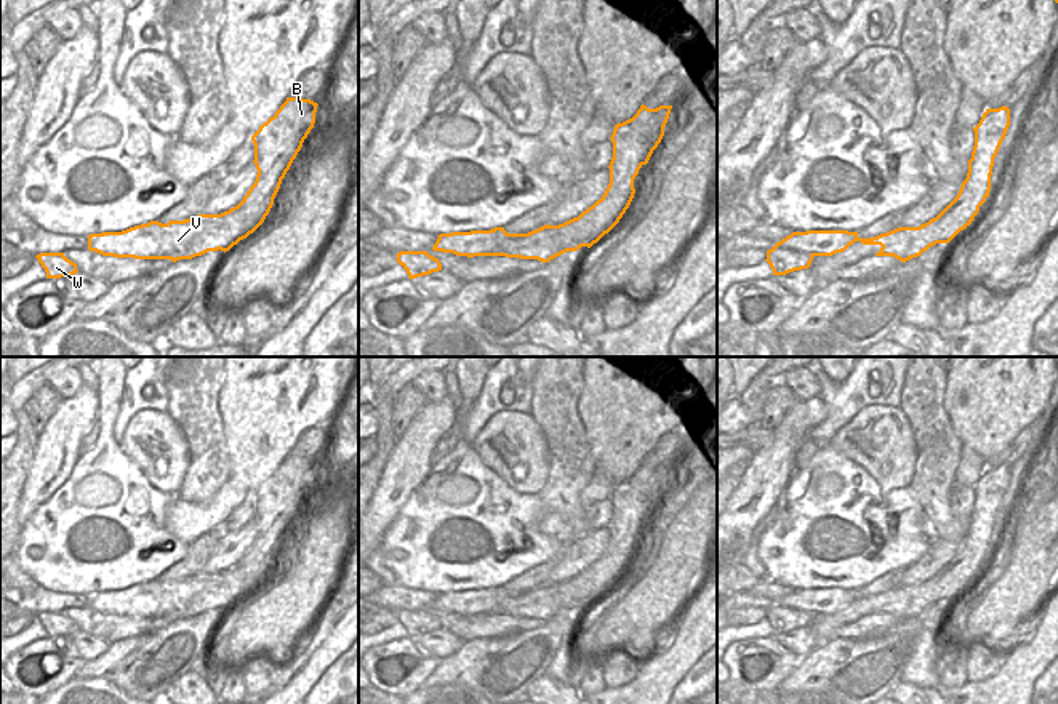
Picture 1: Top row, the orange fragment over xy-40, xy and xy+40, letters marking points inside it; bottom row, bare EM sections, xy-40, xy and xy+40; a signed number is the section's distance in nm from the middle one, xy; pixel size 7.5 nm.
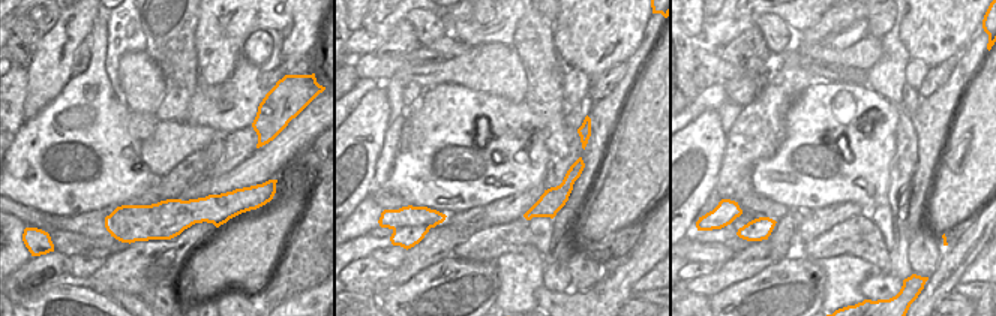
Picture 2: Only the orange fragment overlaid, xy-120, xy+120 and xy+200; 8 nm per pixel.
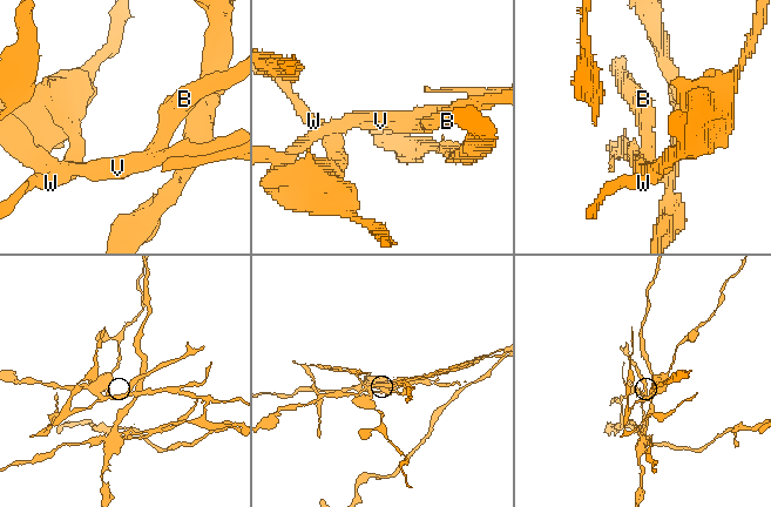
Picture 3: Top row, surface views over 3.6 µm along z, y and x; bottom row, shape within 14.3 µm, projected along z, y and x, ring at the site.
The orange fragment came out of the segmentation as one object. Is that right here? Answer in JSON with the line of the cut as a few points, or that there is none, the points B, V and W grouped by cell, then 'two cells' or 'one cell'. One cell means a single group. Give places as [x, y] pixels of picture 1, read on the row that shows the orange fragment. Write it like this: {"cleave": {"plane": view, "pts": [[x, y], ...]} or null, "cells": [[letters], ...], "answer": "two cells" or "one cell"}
{"cleave": {"plane": "xy-40", "pts": [[264, 215], [255, 213], [240, 221]]}, "cells": [["B"], ["V", "W"]], "answer": "two cells"}

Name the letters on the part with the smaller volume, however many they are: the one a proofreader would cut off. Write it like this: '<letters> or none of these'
B.

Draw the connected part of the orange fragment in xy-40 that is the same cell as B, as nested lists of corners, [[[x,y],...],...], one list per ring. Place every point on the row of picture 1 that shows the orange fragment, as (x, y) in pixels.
[[[287,98],[287,101],[280,106],[274,117],[271,117],[266,123],[259,126],[259,130],[251,136],[254,144],[254,165],[258,170],[256,181],[243,197],[243,200],[224,211],[227,218],[222,219],[222,224],[227,227],[237,227],[240,230],[246,230],[248,235],[253,234],[259,224],[251,218],[256,213],[269,214],[274,198],[280,189],[282,179],[290,170],[293,160],[303,147],[304,139],[311,133],[315,123],[317,102],[303,98]]]

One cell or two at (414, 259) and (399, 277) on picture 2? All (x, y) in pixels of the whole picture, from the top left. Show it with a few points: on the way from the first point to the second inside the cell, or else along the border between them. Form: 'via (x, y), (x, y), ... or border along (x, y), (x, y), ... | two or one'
via (411, 264), (404, 273) | one

